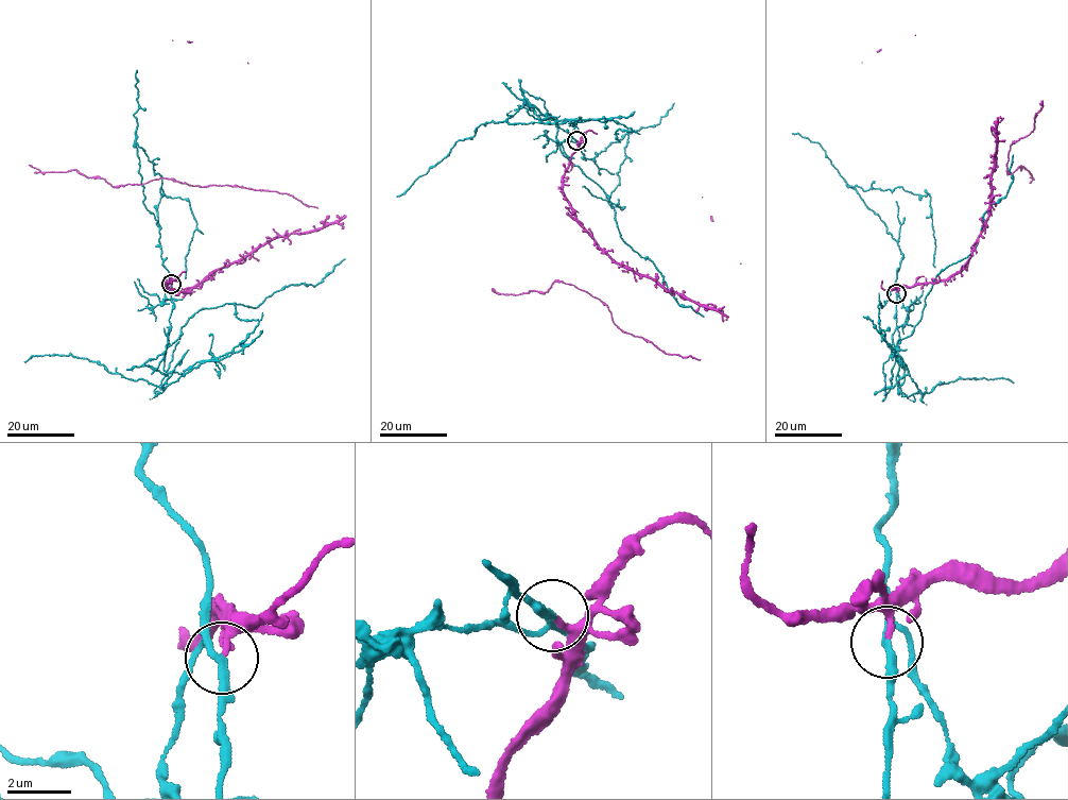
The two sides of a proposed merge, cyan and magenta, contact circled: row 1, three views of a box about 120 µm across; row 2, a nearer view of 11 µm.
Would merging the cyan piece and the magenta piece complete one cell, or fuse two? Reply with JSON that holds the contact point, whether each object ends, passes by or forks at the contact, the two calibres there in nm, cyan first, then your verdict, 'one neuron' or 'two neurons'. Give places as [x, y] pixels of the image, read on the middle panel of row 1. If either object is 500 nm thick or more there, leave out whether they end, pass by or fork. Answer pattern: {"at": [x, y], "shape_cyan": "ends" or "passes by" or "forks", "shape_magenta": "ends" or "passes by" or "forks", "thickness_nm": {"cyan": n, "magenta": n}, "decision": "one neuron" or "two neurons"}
{"at": [576, 140], "shape_cyan": "forks", "shape_magenta": "ends", "thickness_nm": {"cyan": 190, "magenta": 200}, "decision": "two neurons"}

